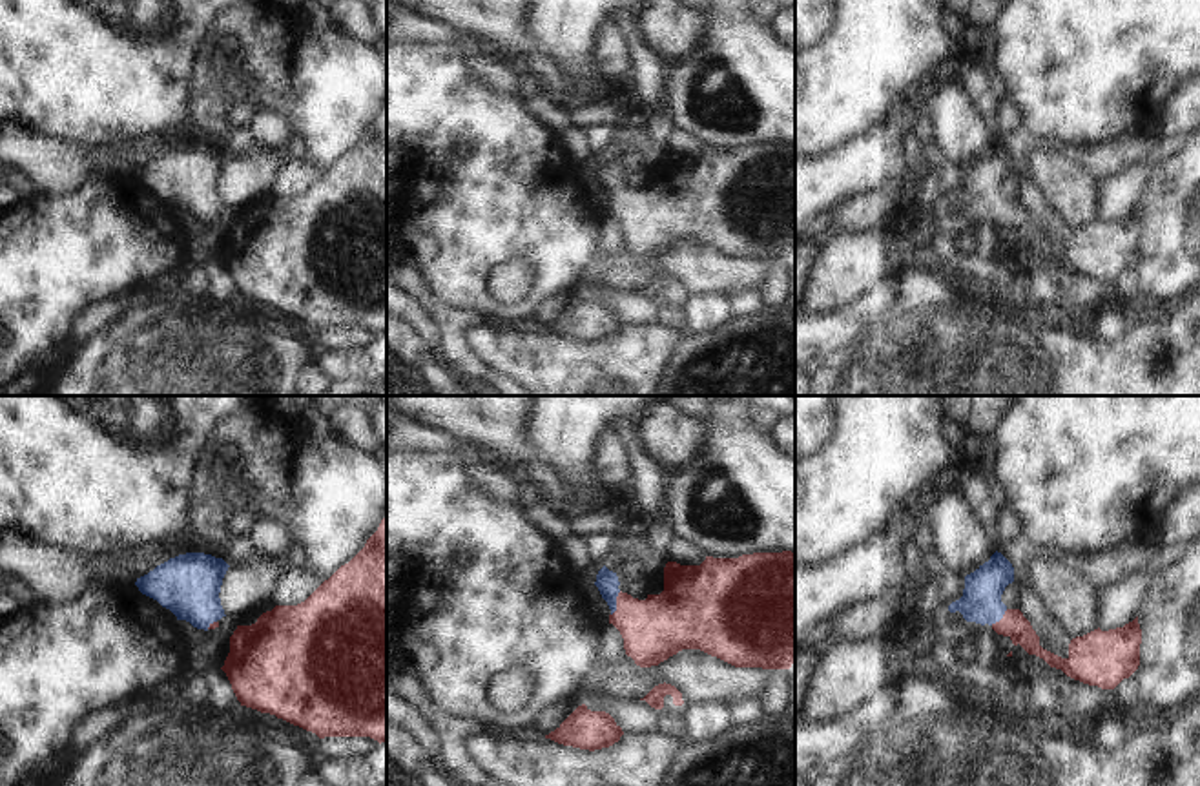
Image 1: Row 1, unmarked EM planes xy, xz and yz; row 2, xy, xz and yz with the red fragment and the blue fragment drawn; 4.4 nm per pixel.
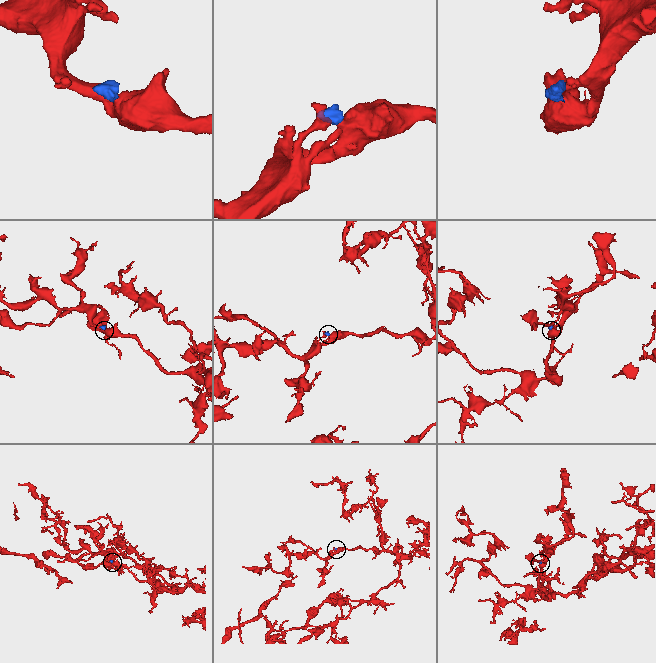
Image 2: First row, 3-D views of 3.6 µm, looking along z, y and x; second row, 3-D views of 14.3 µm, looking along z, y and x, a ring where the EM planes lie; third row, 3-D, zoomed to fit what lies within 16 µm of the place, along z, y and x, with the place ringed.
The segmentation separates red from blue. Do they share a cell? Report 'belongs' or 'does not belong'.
belongs

